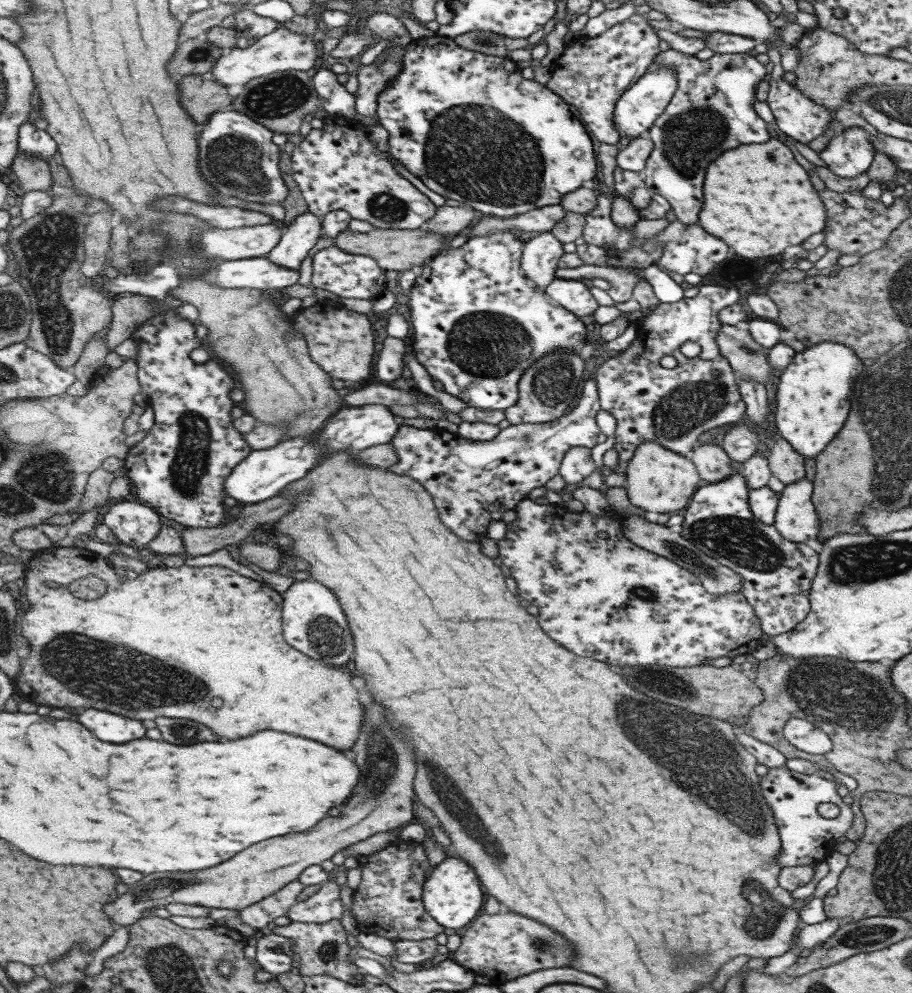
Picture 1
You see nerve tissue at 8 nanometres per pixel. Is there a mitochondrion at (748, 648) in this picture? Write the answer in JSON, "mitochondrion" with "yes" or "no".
{"mitochondrion":"no"}

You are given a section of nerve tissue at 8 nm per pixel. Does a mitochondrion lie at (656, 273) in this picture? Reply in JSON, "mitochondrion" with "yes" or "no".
{"mitochondrion":"no"}

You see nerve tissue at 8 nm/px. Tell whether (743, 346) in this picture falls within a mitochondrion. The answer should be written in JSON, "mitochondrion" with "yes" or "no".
{"mitochondrion":"yes"}

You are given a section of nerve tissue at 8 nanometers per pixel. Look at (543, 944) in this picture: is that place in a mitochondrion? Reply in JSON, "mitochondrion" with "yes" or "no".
{"mitochondrion":"yes"}

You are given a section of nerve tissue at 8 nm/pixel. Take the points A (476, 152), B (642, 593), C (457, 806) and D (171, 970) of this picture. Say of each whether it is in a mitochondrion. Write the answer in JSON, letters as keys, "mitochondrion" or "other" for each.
{"A":"mitochondrion","B":"mitochondrion","C":"mitochondrion","D":"mitochondrion"}

